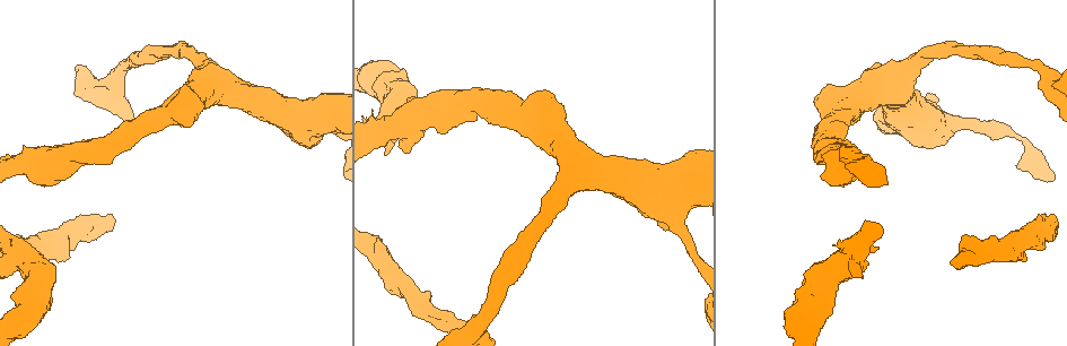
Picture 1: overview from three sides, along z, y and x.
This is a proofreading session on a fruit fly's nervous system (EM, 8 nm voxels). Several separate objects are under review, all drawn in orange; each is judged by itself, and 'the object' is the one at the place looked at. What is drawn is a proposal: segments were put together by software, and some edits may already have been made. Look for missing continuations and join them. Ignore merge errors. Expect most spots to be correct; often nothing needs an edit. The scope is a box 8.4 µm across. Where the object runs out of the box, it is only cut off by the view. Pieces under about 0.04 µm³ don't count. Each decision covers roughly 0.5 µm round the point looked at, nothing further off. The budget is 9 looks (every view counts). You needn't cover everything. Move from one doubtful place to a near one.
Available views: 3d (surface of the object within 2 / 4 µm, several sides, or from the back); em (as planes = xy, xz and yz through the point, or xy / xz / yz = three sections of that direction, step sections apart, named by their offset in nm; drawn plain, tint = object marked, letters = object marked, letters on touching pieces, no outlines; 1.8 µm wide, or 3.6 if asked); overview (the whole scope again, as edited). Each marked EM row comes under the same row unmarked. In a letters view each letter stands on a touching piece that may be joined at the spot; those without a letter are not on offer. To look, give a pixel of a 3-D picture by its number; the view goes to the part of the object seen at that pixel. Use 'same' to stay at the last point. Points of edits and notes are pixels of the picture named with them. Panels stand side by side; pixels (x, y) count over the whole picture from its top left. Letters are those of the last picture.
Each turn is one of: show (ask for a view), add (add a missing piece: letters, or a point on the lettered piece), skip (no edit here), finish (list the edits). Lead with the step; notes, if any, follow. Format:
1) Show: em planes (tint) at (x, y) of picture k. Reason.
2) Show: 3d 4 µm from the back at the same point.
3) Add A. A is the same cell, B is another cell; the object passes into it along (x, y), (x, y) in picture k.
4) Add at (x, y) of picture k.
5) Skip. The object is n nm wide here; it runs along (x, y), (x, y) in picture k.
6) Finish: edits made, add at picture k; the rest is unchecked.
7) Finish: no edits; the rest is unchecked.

Show: em 3.6 µm planes (letters) at (309, 146) of picture 1. Stops while still wide.

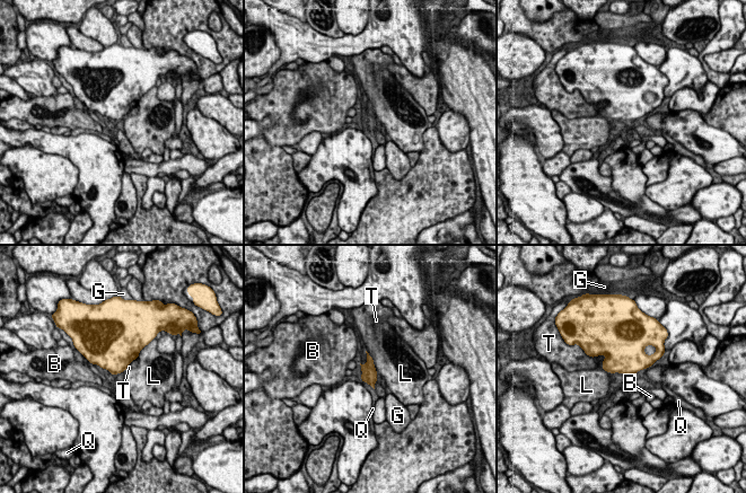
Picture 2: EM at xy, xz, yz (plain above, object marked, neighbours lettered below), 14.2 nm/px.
Skip. B, G, L, Q and T are other cells; a border runs along (366, 350), (378, 373) in picture 2; none of them fits.

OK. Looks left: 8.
Show: em xz step 8 (letters) at (1051, 221) of picture 1. Stops while still wide.

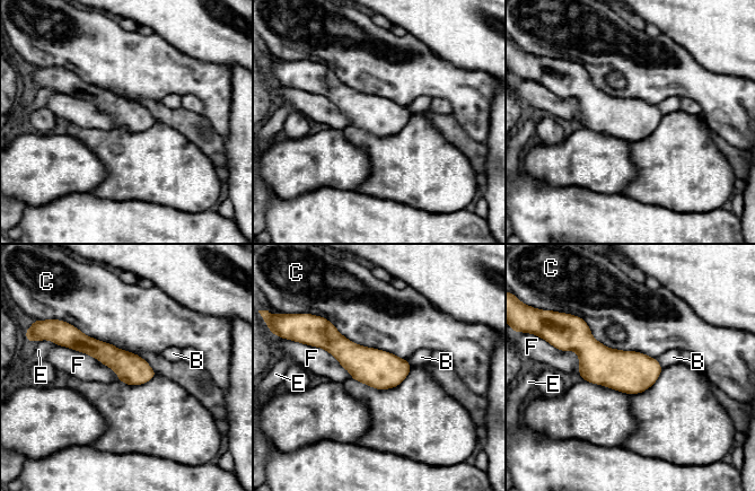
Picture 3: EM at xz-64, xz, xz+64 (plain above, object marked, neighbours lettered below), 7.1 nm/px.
Skip. The object is 220 nm wide here; the longest contact is with F, 500 nm; B, C, E and F are other cells; none of them fits.

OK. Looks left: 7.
Show: em 3.6 µm planes (tint) at (15, 318) of picture 1. Free end.

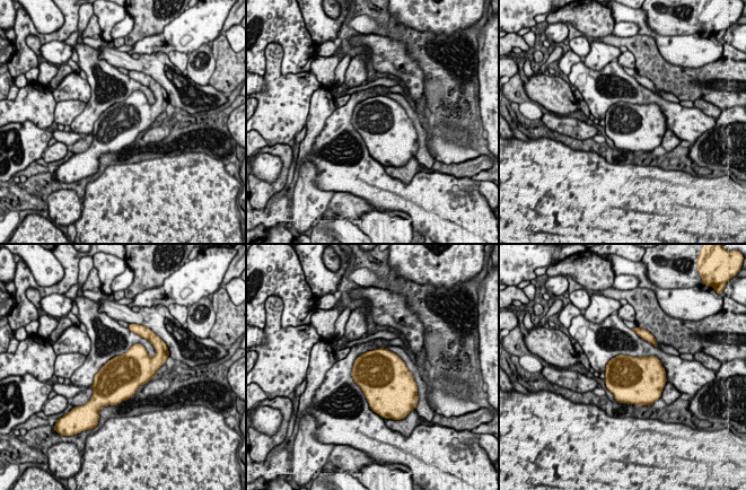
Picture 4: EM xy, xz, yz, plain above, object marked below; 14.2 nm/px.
Show: em 3.6 µm planes (letters) at the same point. See the neighbours.

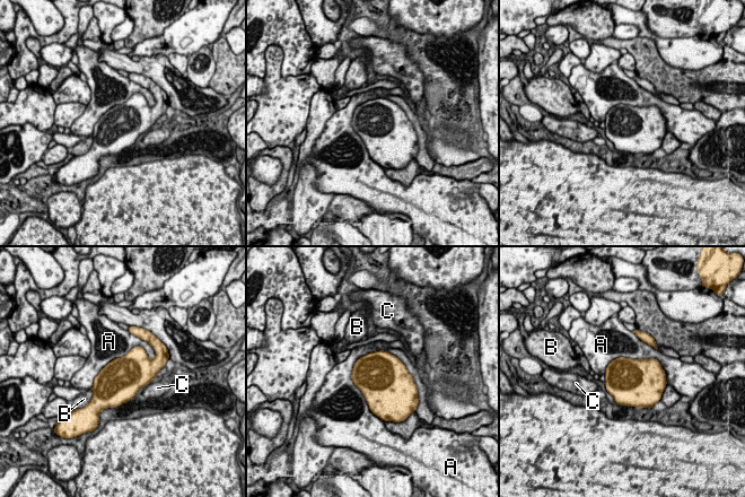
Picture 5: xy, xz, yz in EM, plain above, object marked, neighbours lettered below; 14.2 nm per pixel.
Skip. The object is 600 nm wide here; A, B and C are other cells; a border runs along (155, 355), (133, 346), (89, 389) in picture 5; none of them fits.

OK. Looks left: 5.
Show: em 3.6 µm planes (tint) at (856, 253) of picture 1. Thick turns thin.

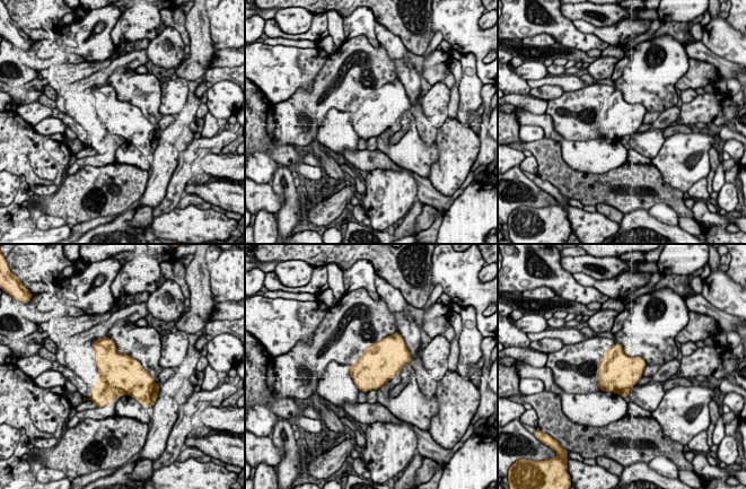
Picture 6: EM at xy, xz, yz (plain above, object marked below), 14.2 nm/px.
Show: em 3.6 µm planes (letters) at the same point.

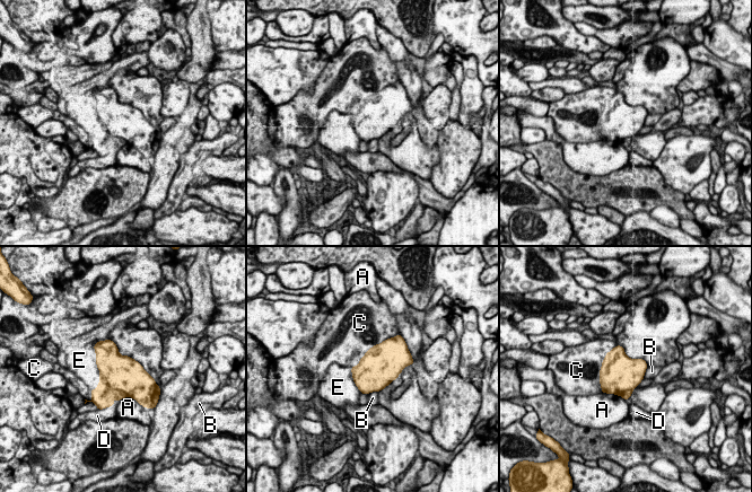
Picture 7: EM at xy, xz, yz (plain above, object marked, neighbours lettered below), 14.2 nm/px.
Skip. The object is 550 nm wide here; A, B, C, D and E are other cells; none of them fits.

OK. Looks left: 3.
Finish: no edits; the rest is unchecked.

